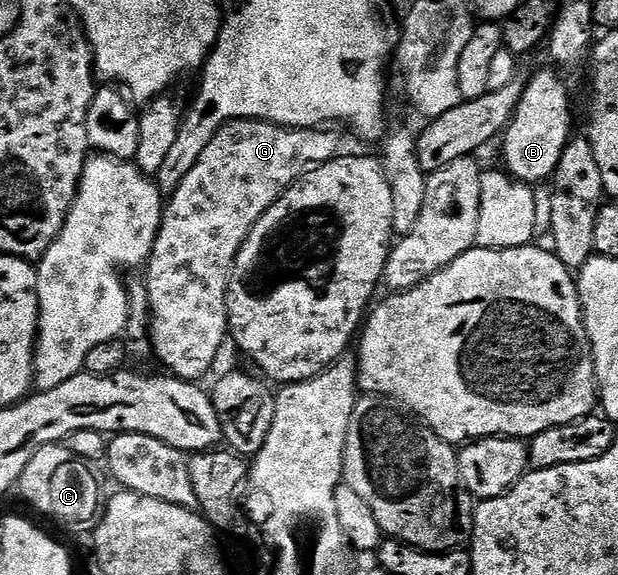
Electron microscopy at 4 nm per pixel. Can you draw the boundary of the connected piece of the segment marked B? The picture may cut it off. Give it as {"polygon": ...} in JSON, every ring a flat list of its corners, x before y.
{"polygon":[[540,70,531,79,527,79,522,100,518,104,516,114,508,123,507,130,502,135,504,142,504,162,507,173,515,180,527,184,540,184,543,180,551,179,552,173,558,168,558,160,562,160,562,152,573,137,572,131,572,98,568,95,568,86,555,74,557,71]]}

